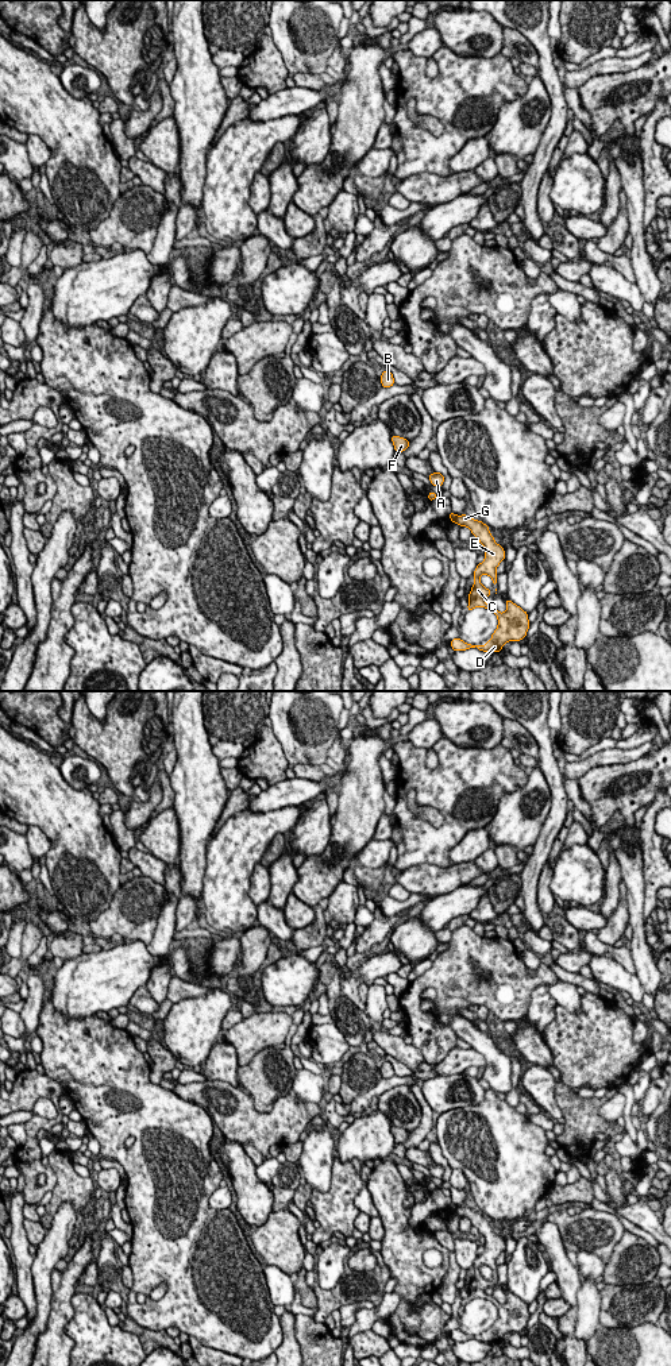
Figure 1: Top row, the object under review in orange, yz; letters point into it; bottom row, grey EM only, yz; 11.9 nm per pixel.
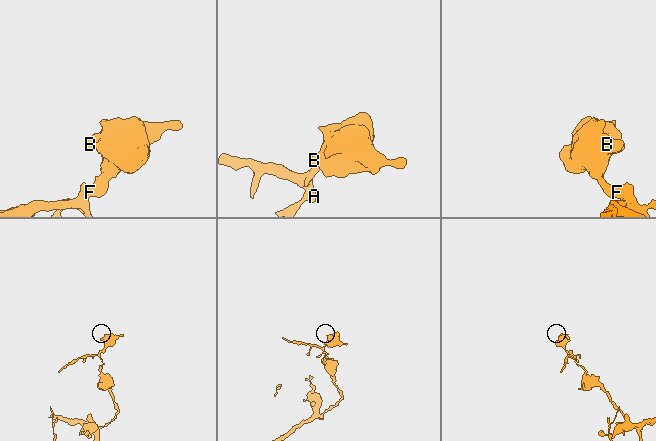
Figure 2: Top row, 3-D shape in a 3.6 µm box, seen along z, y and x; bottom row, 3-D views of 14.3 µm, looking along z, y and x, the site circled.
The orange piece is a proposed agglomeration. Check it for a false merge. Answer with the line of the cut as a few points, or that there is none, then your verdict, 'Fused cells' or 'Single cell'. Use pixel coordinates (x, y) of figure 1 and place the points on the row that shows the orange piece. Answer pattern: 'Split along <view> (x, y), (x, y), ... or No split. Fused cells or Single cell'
Split along yz (458, 517), (455, 521). Fused cells

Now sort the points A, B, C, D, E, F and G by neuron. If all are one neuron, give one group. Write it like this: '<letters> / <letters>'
A B F / C D E G

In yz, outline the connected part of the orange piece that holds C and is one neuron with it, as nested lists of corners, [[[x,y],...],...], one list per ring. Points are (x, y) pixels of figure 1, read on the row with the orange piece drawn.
[[[462,514],[456,518],[456,524],[459,526],[467,526],[471,530],[471,535],[477,536],[479,543],[485,545],[485,560],[481,564],[477,564],[477,568],[473,574],[474,586],[468,594],[467,610],[470,611],[474,607],[485,607],[491,610],[498,618],[498,626],[491,634],[491,638],[487,640],[486,645],[471,645],[460,638],[452,638],[451,648],[455,652],[466,651],[470,648],[477,648],[483,652],[501,652],[505,643],[520,641],[527,636],[527,632],[531,626],[528,613],[513,603],[510,599],[505,601],[505,613],[500,613],[495,607],[485,602],[485,598],[491,595],[491,591],[482,586],[479,576],[482,574],[489,575],[493,579],[493,586],[497,586],[498,575],[495,570],[498,564],[505,560],[505,551],[500,544],[494,541],[489,526],[482,521],[477,521],[466,514]]]

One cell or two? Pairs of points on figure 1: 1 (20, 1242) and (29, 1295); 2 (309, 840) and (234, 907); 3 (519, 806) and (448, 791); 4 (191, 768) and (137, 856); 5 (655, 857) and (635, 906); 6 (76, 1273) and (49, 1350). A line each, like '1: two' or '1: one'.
1: one
2: two
3: two
4: two
5: two
6: one

